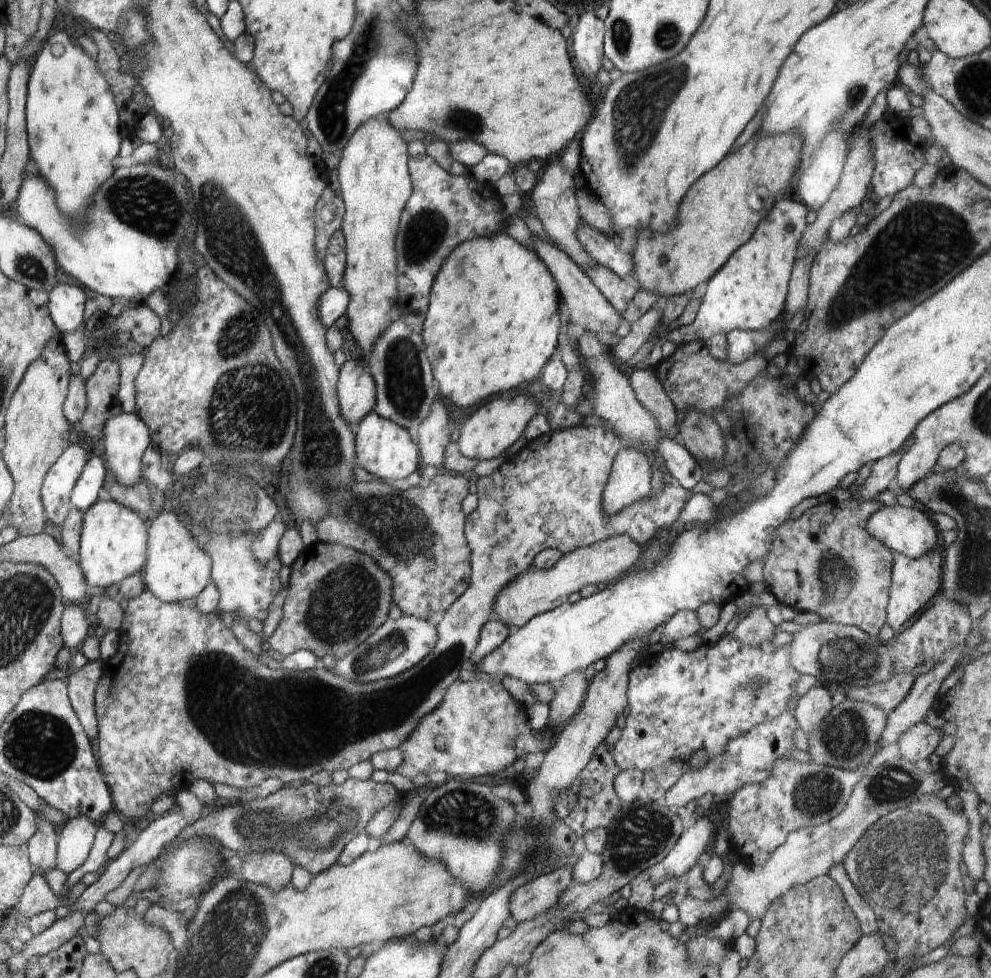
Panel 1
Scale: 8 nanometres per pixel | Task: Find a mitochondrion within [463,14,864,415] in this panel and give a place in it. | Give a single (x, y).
(636, 119)

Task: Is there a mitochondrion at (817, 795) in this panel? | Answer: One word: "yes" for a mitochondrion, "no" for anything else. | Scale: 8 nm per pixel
yes

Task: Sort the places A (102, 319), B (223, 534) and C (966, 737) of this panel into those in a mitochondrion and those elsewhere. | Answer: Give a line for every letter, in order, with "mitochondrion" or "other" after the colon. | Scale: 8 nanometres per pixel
A: other
B: mitochondrion
C: other

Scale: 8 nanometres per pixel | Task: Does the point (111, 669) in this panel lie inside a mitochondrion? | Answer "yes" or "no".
no

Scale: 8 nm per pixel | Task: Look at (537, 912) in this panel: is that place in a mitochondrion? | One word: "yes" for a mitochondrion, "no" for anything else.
no

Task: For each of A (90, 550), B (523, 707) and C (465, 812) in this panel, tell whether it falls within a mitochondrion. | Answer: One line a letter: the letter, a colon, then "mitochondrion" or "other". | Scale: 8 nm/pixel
A: other
B: other
C: mitochondrion

